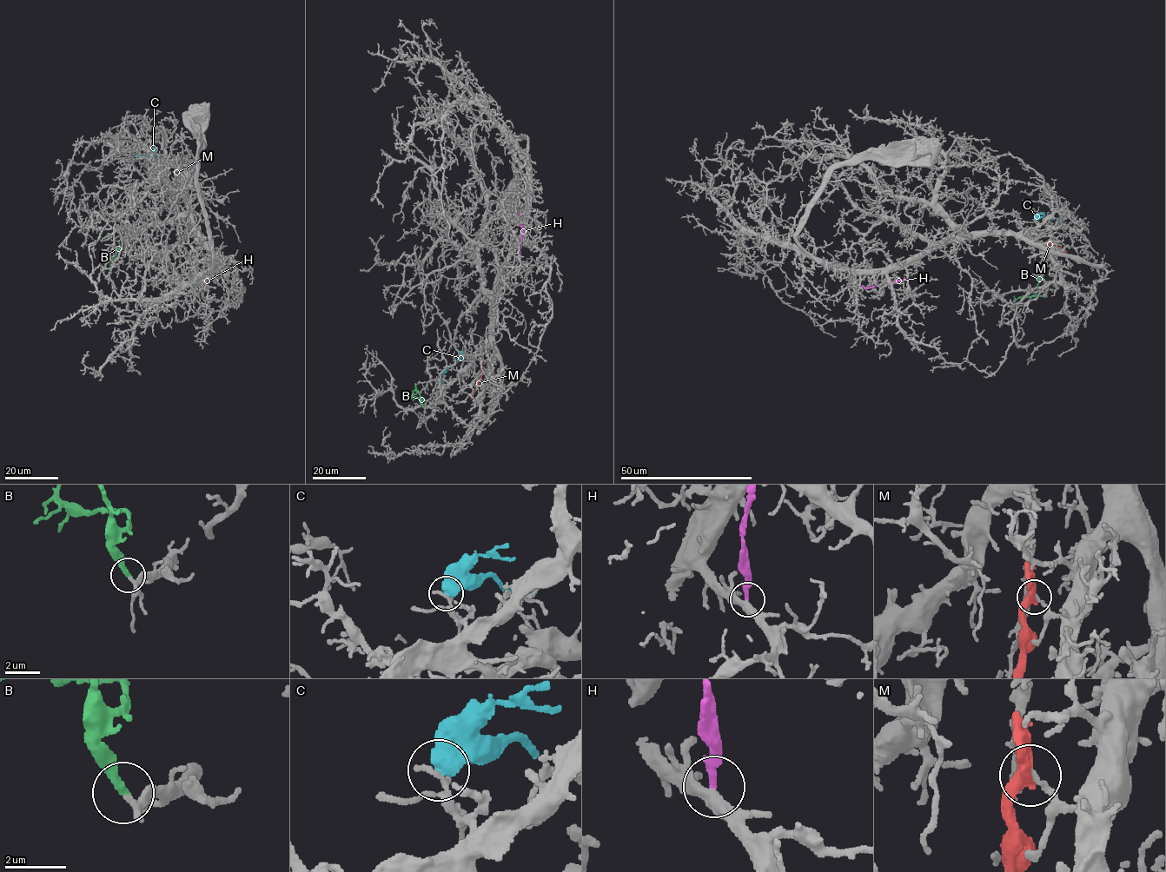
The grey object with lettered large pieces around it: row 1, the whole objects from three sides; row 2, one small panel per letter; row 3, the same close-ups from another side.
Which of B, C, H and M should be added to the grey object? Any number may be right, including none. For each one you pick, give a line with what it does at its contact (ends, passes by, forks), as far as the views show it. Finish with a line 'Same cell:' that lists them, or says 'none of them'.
B: it ends there
Same cell: B

